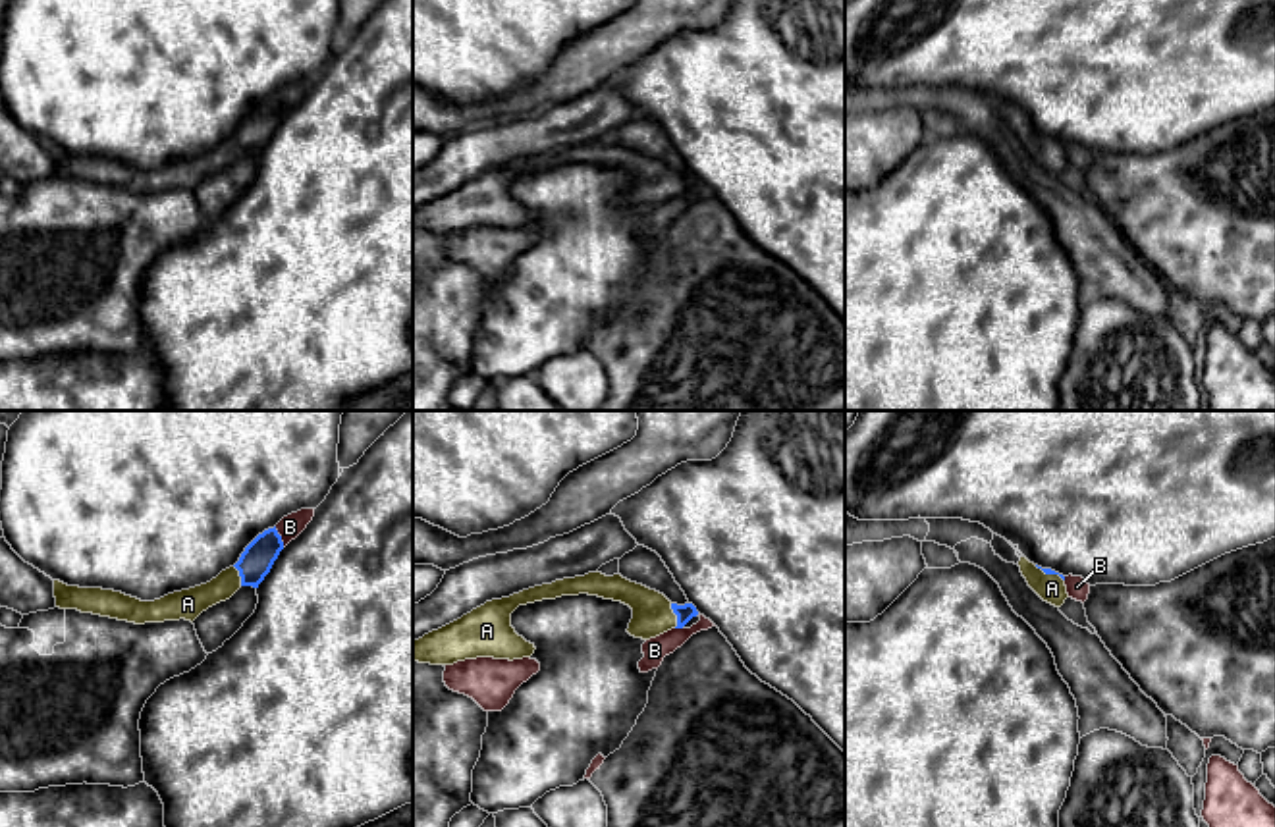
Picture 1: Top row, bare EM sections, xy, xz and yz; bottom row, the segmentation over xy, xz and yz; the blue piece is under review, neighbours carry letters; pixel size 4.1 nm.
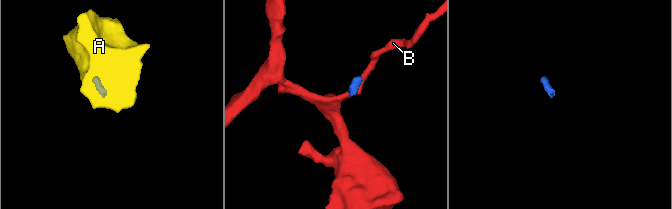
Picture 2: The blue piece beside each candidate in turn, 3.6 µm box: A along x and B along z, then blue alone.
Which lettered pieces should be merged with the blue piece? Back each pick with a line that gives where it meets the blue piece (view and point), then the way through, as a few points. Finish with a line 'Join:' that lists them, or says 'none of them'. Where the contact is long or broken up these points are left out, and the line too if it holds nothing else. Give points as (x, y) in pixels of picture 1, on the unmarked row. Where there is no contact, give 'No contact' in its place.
A: Touches blue at xz (676, 182). Path across: xz (687, 180), (676, 182), (652, 184)
Join: A

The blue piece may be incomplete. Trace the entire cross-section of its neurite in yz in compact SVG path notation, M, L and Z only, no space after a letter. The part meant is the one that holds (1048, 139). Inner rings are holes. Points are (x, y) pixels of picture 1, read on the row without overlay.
M1026 125L1018 129L1020 141L1026 147L1028 154L1047 172L1061 175L1069 166L1065 145L1051 139L1042 137L1030 131Z

